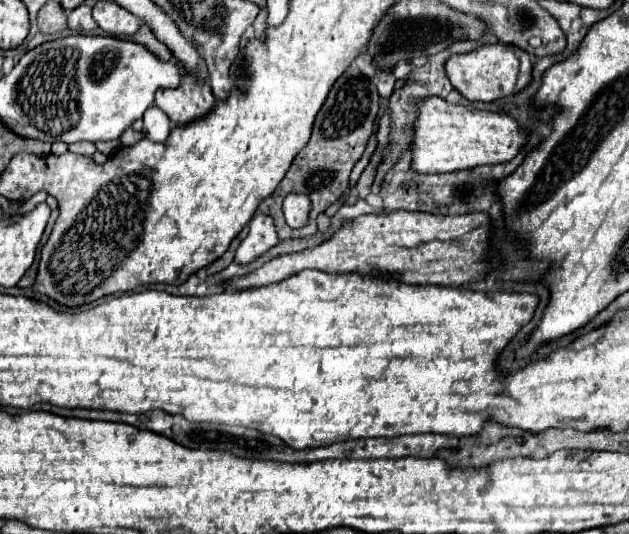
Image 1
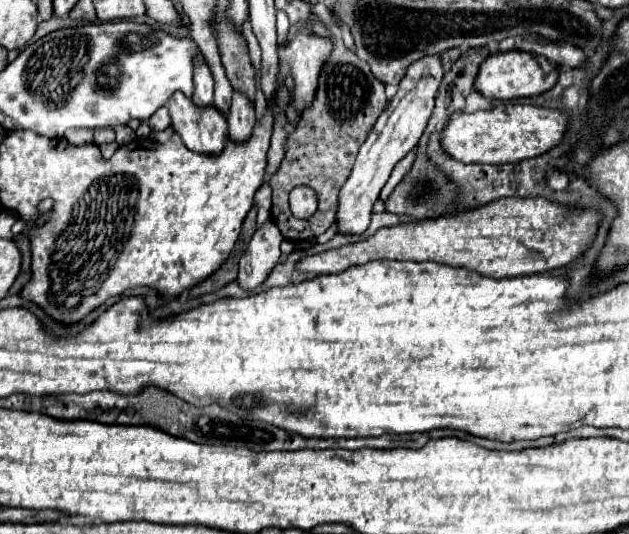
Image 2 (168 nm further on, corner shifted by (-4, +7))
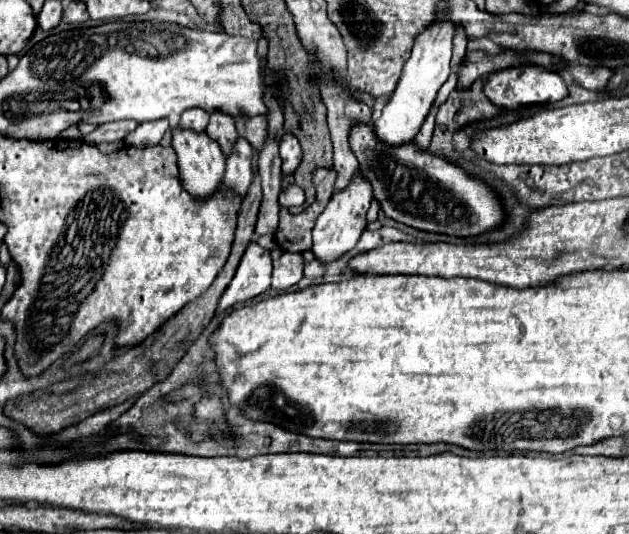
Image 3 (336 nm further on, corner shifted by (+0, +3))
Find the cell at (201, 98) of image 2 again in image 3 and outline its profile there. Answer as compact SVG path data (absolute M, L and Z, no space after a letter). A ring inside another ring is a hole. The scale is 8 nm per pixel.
M189 109L179 119L179 129L191 129L191 131L205 131L209 123L209 113L203 113L201 109Z

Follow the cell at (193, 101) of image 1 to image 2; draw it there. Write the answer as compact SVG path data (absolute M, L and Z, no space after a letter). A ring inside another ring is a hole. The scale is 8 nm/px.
M175 93L167 103L171 125L191 151L213 155L227 139L225 115L215 105L199 107L183 93Z

